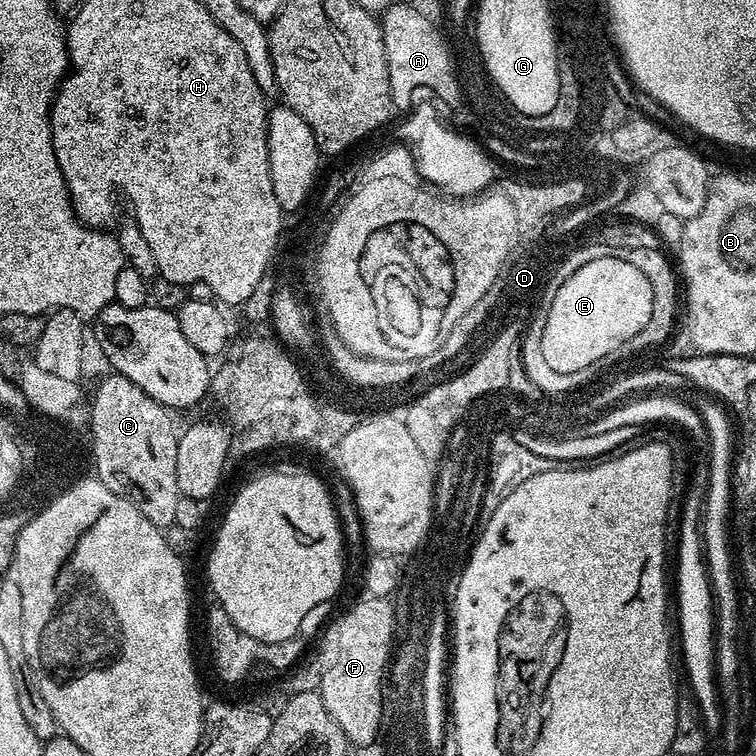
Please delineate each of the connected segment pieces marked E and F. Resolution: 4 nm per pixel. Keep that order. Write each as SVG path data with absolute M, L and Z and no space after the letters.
M616 257L598 258L594 262L586 262L582 264L580 270L575 270L566 282L562 283L561 288L554 296L554 300L548 308L548 317L545 322L545 329L542 330L542 355L545 359L545 365L552 371L558 371L562 374L570 374L572 371L584 372L588 370L591 364L596 364L599 360L607 358L611 352L616 352L619 348L623 349L630 338L634 338L634 334L638 334L638 330L642 330L642 326L646 326L646 322L650 322L650 310L652 309L652 295L650 294L650 282L646 282L646 277L635 268L630 266L629 261L620 261Z
M388 598L363 599L323 629L324 645L320 648L318 691L326 710L330 710L352 746L370 743L380 728L380 719L384 716L386 673L394 656L392 635L396 632L393 601Z

